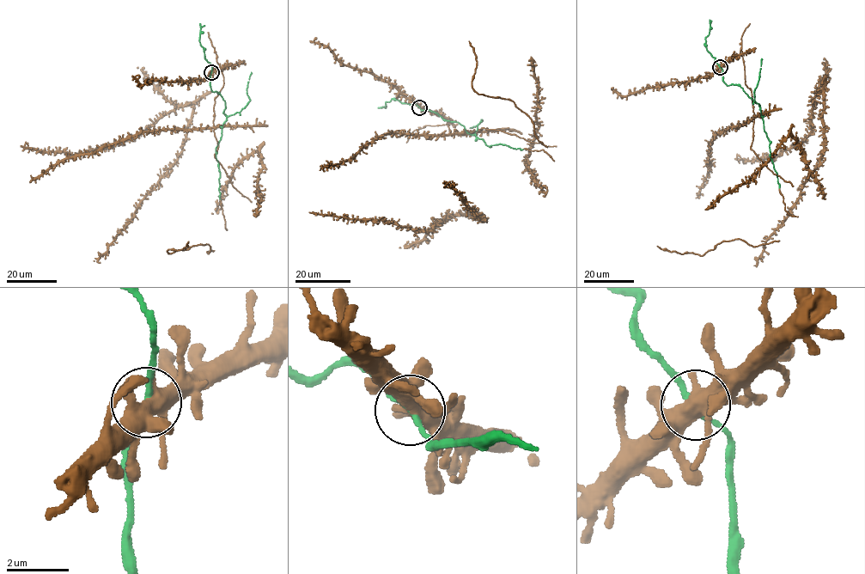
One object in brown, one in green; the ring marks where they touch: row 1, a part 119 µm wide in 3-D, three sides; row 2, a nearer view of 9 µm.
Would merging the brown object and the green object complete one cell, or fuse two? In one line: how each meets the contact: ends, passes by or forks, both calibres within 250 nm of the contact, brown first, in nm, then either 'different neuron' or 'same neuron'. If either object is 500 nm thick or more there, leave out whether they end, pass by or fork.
brown forks there; green passes by; 440 nm thick on the brown side, 160 nm on the other; same neuron

